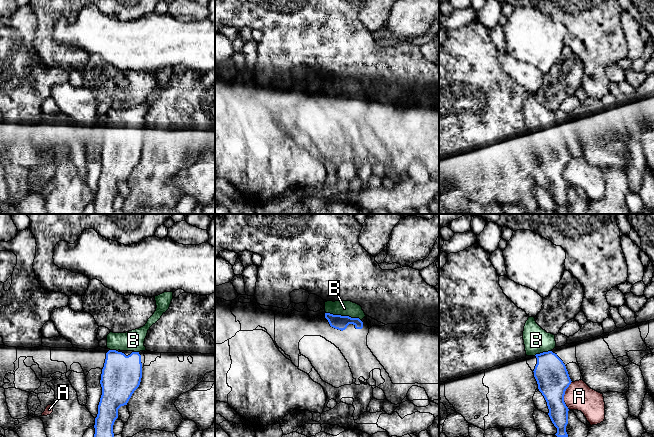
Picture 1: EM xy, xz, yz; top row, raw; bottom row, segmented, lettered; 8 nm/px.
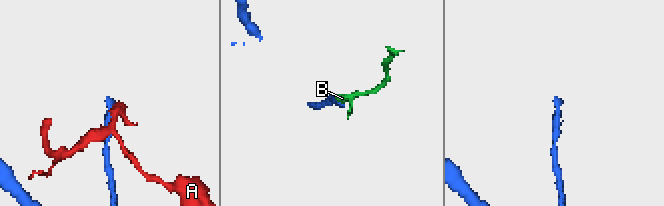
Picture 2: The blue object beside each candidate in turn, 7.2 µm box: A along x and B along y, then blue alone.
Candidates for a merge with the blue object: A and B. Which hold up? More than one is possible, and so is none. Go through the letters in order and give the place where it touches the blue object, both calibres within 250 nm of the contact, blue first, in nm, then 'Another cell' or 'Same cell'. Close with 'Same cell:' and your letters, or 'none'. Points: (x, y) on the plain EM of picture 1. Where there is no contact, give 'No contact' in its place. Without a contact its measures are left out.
A: Touches blue at yz (564, 170). Thickness 260 nm (blue) against 220 nm. Another cell
B: Touches blue at xz (343, 92). Thickness 120 nm (blue) against 130 nm. Same cell
Same cell: B

